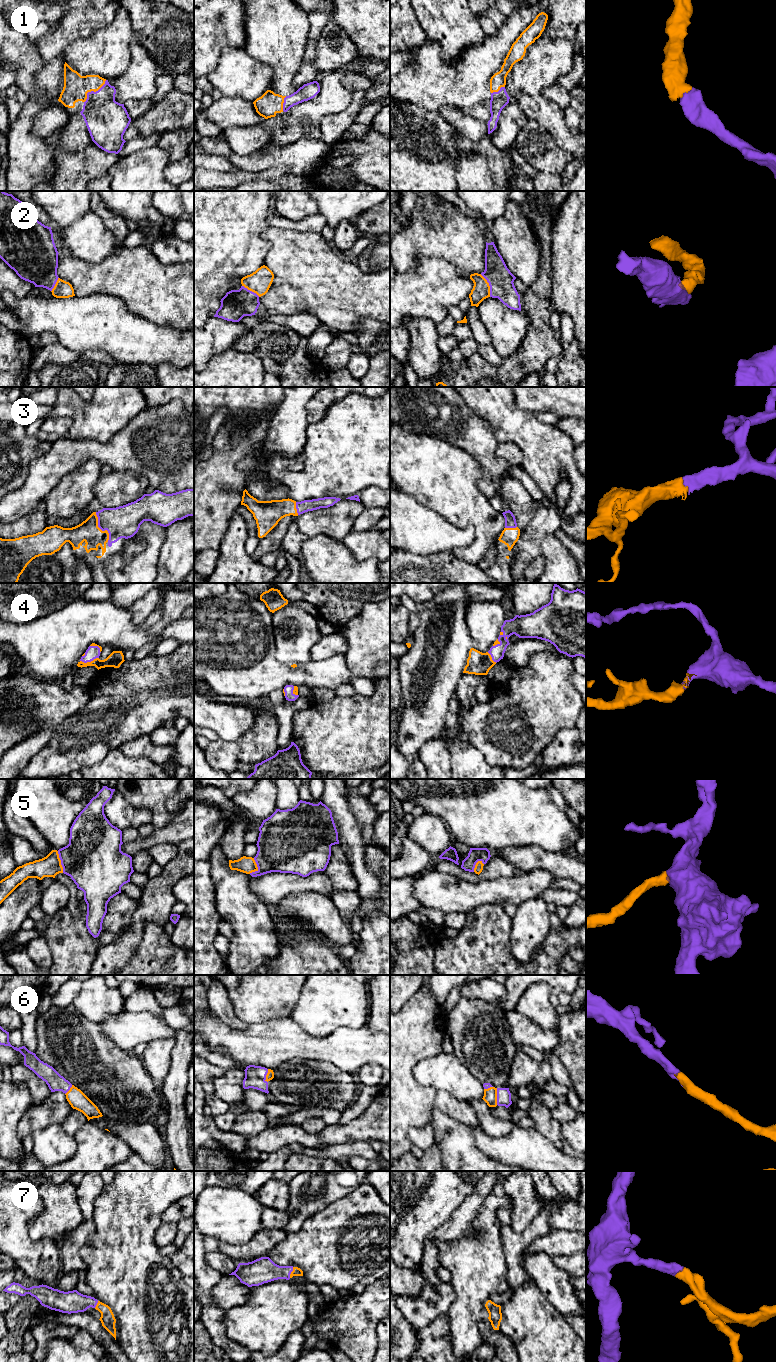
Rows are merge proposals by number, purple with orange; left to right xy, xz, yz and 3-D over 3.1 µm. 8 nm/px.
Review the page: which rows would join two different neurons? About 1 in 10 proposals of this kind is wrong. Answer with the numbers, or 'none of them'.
none of them

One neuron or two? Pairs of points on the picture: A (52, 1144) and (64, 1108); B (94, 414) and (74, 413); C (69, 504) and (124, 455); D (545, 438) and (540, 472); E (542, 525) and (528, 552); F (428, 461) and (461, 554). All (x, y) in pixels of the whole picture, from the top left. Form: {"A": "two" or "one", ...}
{"A": "two", "B": "one", "C": "two", "D": "one", "E": "one", "F": "one"}

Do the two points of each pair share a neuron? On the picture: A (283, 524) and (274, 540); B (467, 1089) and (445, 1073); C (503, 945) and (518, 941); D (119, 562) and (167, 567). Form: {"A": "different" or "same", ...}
{"A": "same", "B": "same", "C": "different", "D": "different"}

